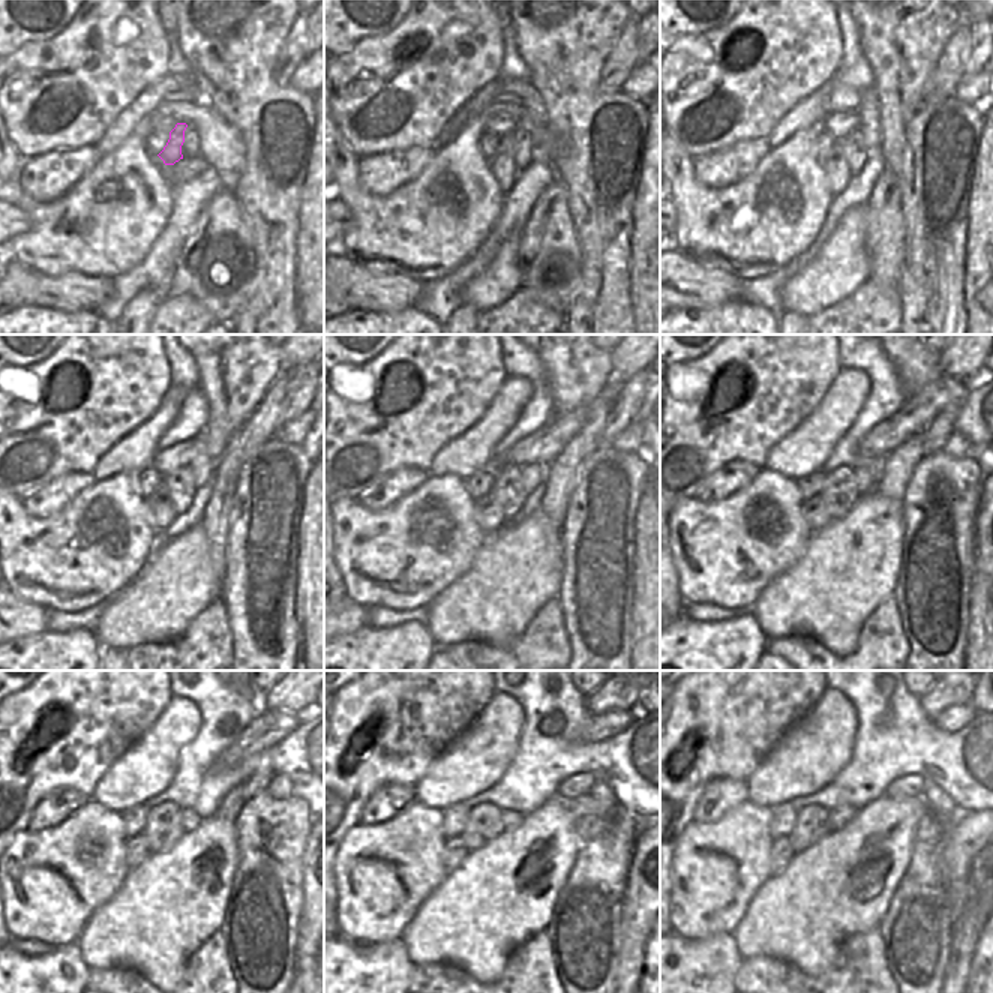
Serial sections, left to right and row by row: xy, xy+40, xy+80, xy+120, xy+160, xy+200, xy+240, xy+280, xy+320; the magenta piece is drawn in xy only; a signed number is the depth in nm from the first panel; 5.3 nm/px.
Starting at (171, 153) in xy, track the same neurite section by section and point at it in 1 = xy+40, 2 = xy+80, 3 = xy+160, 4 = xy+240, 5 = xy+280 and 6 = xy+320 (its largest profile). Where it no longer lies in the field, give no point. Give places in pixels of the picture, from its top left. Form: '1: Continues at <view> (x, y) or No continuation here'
1: Continues at xy+40 (503, 168)
2: Continues at xy+80 (836, 168)
3: Continues at xy+160 (489, 516)
4: Continues at xy+240 (137, 849)
5: Continues at xy+280 (455, 851)
6: Continues at xy+320 (782, 852)

